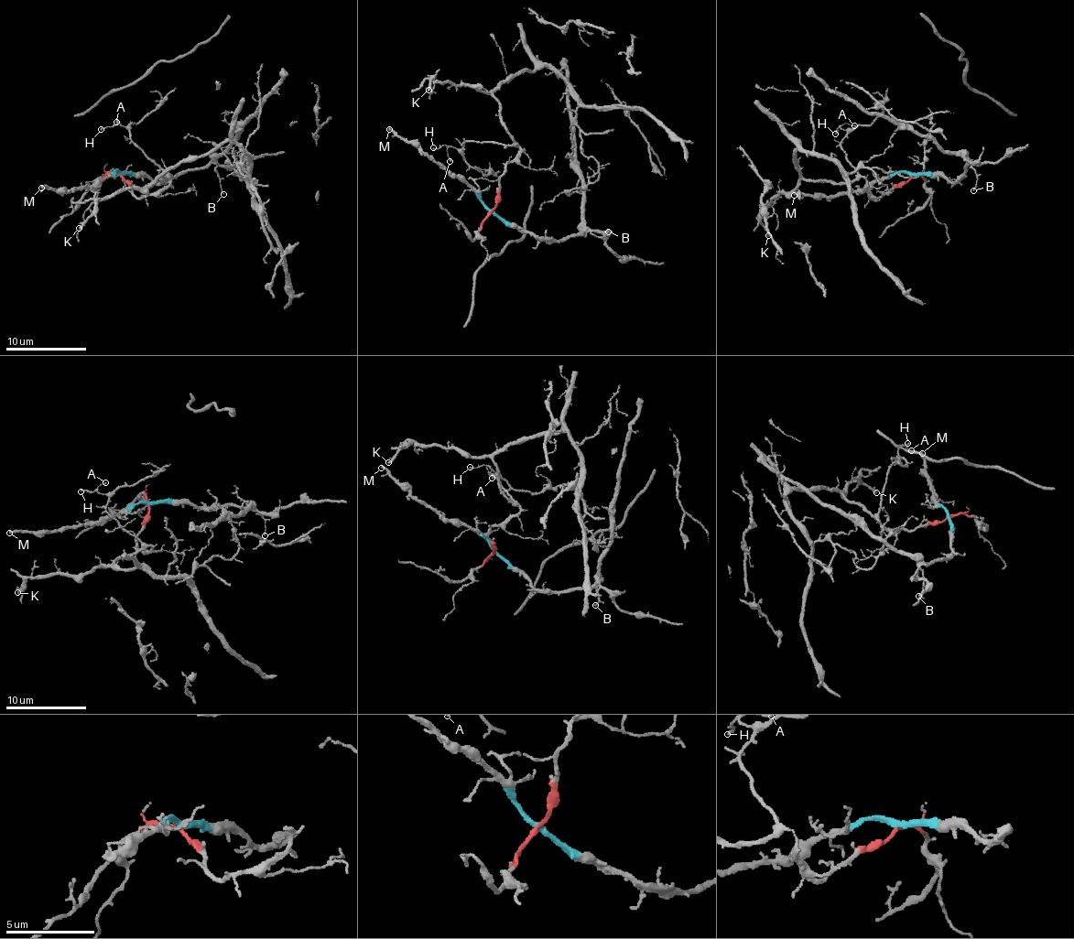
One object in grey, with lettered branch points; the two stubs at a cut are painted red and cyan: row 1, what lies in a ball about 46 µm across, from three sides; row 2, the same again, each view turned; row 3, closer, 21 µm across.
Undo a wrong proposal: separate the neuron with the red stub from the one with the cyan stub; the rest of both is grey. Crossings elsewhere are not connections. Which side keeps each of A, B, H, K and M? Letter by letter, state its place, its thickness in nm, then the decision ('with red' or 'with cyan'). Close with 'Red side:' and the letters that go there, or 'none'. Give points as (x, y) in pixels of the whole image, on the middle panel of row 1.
A: at (450, 161); 120 nm thick; with red
B: at (608, 232); 110 nm thick; with cyan
H: at (433, 147); 120 nm thick; with red
K: at (428, 90); 240 nm thick; with red
M: at (389, 129); 240 nm thick; with cyan
Red side: A, H, K

